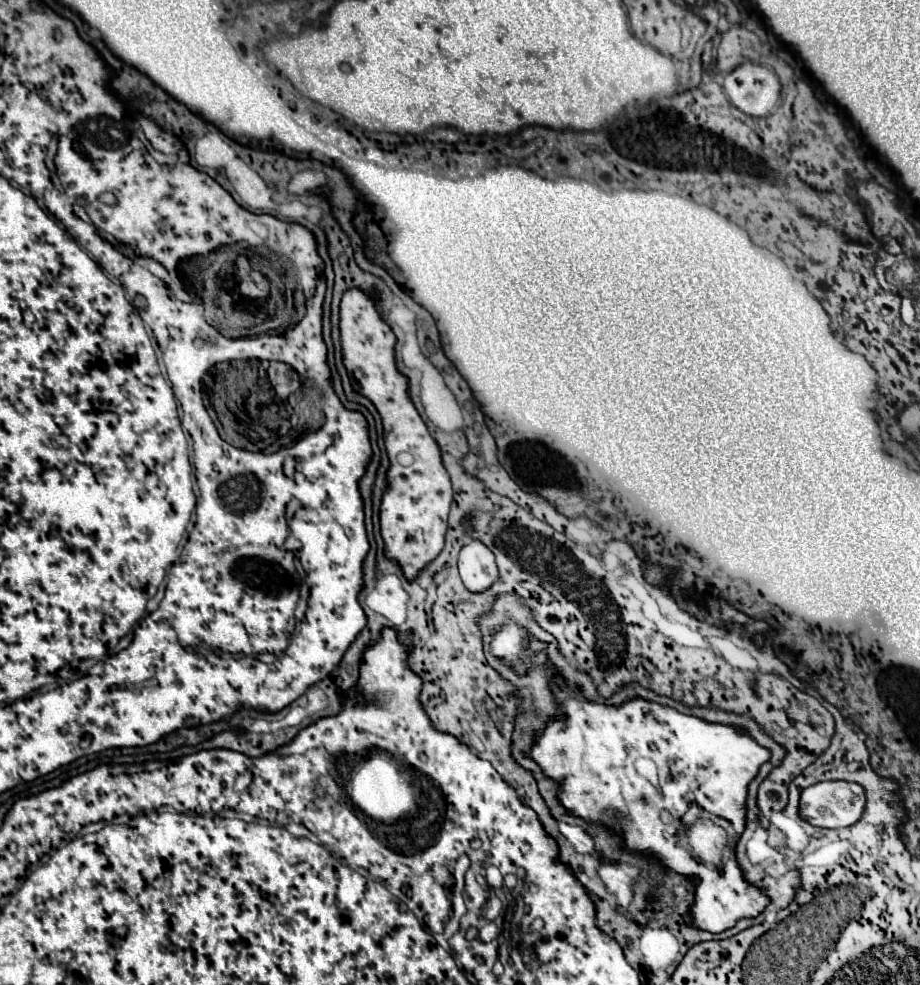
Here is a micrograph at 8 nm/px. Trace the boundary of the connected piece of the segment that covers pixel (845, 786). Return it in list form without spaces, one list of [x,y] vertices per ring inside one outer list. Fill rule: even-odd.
[[[824,781],[810,785],[808,789],[802,791],[800,795],[800,815],[808,823],[816,827],[828,827],[828,829],[838,829],[838,827],[850,827],[860,817],[864,815],[864,805],[866,805],[866,793],[860,785],[848,783],[848,781]]]

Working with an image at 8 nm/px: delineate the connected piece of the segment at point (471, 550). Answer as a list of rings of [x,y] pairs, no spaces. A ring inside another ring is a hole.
[[[468,541],[458,555],[458,571],[466,589],[478,593],[488,589],[498,579],[492,551],[482,541]]]

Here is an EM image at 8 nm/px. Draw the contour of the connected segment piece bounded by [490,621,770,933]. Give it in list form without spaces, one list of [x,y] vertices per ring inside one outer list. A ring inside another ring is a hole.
[[[508,621],[508,623],[504,623],[498,631],[494,631],[492,633],[492,643],[490,643],[490,653],[496,657],[496,659],[500,659],[504,665],[508,665],[516,675],[528,675],[532,669],[536,669],[536,667],[546,667],[546,671],[548,671],[548,681],[550,681],[550,691],[552,691],[552,697],[554,697],[554,701],[556,701],[556,705],[560,707],[560,717],[552,717],[552,719],[548,719],[548,723],[546,723],[546,727],[542,729],[542,731],[534,731],[532,735],[534,735],[534,741],[532,741],[532,747],[530,747],[530,751],[528,751],[528,757],[530,759],[534,759],[538,765],[540,765],[540,769],[542,769],[542,773],[548,777],[548,779],[552,779],[554,783],[556,783],[556,787],[558,787],[558,801],[562,803],[562,807],[566,809],[566,813],[568,815],[572,815],[572,817],[580,817],[580,819],[584,819],[584,821],[588,821],[588,823],[594,823],[594,825],[604,825],[606,829],[608,829],[608,833],[610,835],[618,835],[618,837],[622,837],[622,847],[625,846],[626,851],[630,851],[630,853],[634,853],[634,855],[646,855],[646,857],[652,857],[662,869],[670,869],[670,871],[674,871],[674,873],[678,873],[678,875],[686,875],[688,879],[692,879],[694,883],[696,883],[696,887],[694,887],[694,901],[692,901],[692,905],[690,905],[690,925],[692,927],[696,927],[696,929],[702,929],[702,931],[708,931],[708,933],[722,933],[722,931],[726,931],[726,929],[730,929],[730,927],[734,927],[740,919],[752,919],[752,917],[758,917],[766,907],[768,907],[768,903],[770,903],[770,897],[760,889],[760,887],[756,887],[754,883],[750,883],[750,881],[746,881],[746,877],[744,877],[744,871],[740,869],[740,865],[738,865],[738,861],[736,861],[736,857],[730,853],[730,847],[726,847],[724,849],[724,863],[722,863],[722,867],[720,869],[714,869],[714,857],[702,857],[702,855],[698,855],[698,845],[694,847],[694,839],[692,839],[692,843],[690,843],[690,837],[686,839],[686,835],[690,835],[690,833],[686,833],[684,831],[684,841],[682,839],[676,839],[676,833],[678,831],[682,831],[682,823],[680,823],[680,819],[682,819],[682,815],[688,811],[688,807],[690,807],[690,803],[698,803],[698,807],[702,807],[702,809],[706,809],[708,813],[712,813],[712,815],[716,815],[716,817],[722,817],[722,819],[726,819],[732,827],[734,827],[734,831],[740,835],[742,831],[744,831],[744,827],[746,827],[746,797],[748,797],[748,785],[750,785],[750,781],[758,775],[758,769],[760,769],[760,765],[762,763],[766,763],[768,759],[770,759],[770,751],[766,749],[766,747],[762,747],[762,745],[758,745],[744,729],[740,729],[740,727],[734,727],[734,725],[722,725],[722,723],[708,723],[708,721],[704,721],[704,719],[700,719],[700,717],[694,717],[694,715],[684,715],[684,713],[680,713],[680,711],[676,711],[676,709],[672,709],[672,707],[666,707],[666,705],[660,705],[660,703],[654,703],[654,701],[646,701],[646,699],[642,699],[642,697],[632,697],[632,699],[628,699],[628,701],[624,701],[622,705],[604,705],[604,703],[596,703],[596,701],[588,701],[584,695],[582,695],[582,691],[580,691],[580,687],[576,687],[576,685],[568,685],[568,681],[562,677],[562,673],[554,667],[554,665],[550,665],[548,663],[548,655],[546,655],[546,643],[544,641],[538,641],[538,639],[534,639],[534,637],[530,637],[530,633],[528,633],[528,629],[526,627],[522,627],[522,625],[518,625],[516,621]],[[636,757],[648,757],[648,759],[652,759],[654,763],[656,763],[656,767],[658,767],[658,785],[654,787],[650,781],[646,781],[644,777],[640,777],[638,773],[636,773],[636,769],[634,769],[634,759]],[[606,807],[614,807],[614,809],[620,809],[622,811],[622,815],[624,815],[624,823],[628,825],[626,829],[616,829],[614,831],[614,825],[612,825],[612,821],[606,817],[606,813],[604,813],[604,809]]]

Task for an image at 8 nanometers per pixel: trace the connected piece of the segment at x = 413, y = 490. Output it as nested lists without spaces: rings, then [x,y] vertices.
[[[356,287],[344,293],[340,303],[340,335],[348,373],[354,375],[360,385],[360,393],[376,405],[384,421],[384,441],[390,457],[390,469],[388,491],[382,497],[380,525],[386,555],[400,563],[406,579],[414,579],[418,571],[444,547],[446,519],[452,503],[450,477],[442,465],[440,447],[410,399],[408,377],[404,377],[396,367],[396,335],[382,319],[374,293],[364,293]]]

